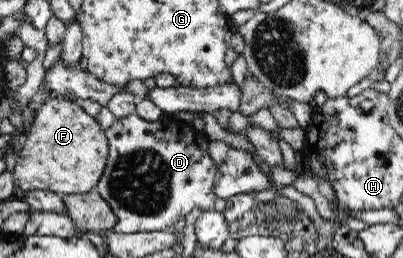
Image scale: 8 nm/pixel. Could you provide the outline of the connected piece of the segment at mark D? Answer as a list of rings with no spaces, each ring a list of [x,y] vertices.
[[[136,113],[117,118],[111,127],[104,131],[109,142],[109,153],[106,159],[103,177],[96,185],[96,191],[115,212],[115,225],[111,227],[117,233],[137,233],[159,231],[170,228],[175,222],[195,209],[211,210],[215,205],[215,176],[218,166],[210,156],[210,140],[203,132],[196,131],[190,120],[181,119],[179,133],[169,129],[160,120],[147,121]]]

